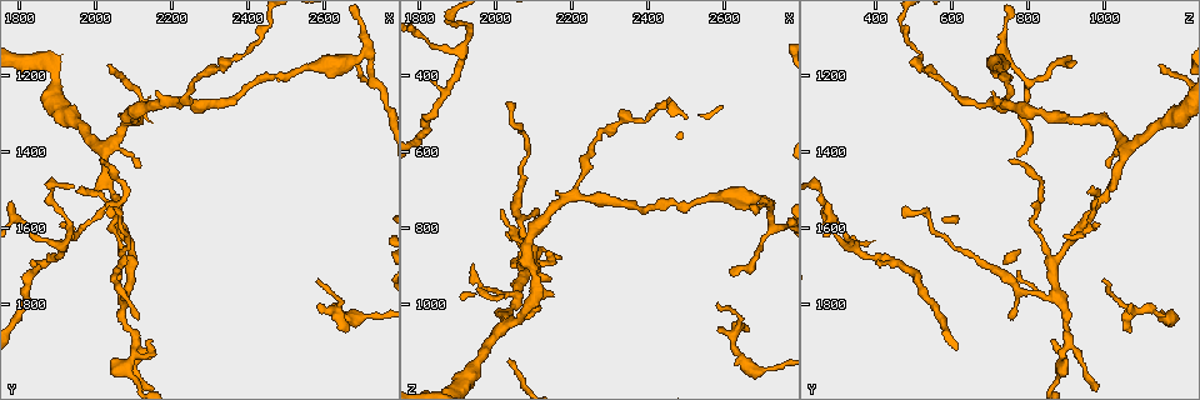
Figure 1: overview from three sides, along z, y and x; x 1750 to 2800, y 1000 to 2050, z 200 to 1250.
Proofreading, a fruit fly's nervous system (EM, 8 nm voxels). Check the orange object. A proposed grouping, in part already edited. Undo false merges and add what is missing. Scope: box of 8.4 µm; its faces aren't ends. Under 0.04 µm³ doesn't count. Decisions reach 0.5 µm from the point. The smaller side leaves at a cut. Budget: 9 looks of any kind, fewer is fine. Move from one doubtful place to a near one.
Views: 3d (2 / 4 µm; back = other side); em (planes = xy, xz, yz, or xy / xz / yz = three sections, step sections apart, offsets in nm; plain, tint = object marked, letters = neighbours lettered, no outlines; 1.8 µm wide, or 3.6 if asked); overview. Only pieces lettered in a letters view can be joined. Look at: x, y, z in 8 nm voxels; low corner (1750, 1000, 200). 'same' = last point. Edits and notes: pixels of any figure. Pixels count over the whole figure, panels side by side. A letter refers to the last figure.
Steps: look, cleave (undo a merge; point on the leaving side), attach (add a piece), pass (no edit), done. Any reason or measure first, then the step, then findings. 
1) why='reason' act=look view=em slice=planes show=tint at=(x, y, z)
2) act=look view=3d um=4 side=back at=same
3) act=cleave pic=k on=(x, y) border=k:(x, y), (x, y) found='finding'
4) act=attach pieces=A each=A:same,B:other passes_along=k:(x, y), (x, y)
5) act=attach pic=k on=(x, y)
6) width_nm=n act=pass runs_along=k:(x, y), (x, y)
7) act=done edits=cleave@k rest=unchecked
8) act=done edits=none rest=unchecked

why='a fork' act=look view=3d um=4 at=(2085, 1765, 870)

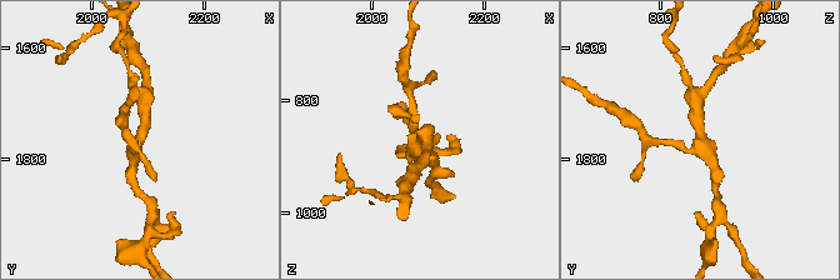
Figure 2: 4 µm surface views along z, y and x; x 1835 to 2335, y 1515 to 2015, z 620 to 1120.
arms=3 why='need the tissue' act=look view=em slice=planes show=letters at=(2080, 1770, 870)

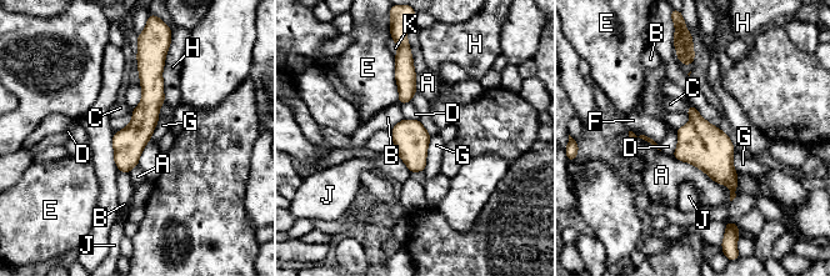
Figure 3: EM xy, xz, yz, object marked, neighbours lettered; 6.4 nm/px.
longest_contact=A:480nm act=pass each=A:other,B:other,C:other,D:other,E:other,F:other,G:other,H:other,J:other,K:other runs_along=3:(141, 63), (149, 108), (125, 169) found='one neuron here'

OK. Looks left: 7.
why='tapers out' act=look view=3d um=2 at=(2010, 1425, 755)

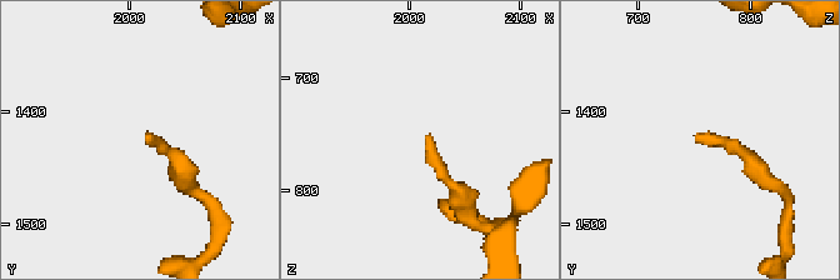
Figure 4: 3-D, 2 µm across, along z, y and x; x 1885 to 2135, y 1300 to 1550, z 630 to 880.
why='now the EM' act=look view=em slice=planes show=tint at=(2018, 1424, 750)

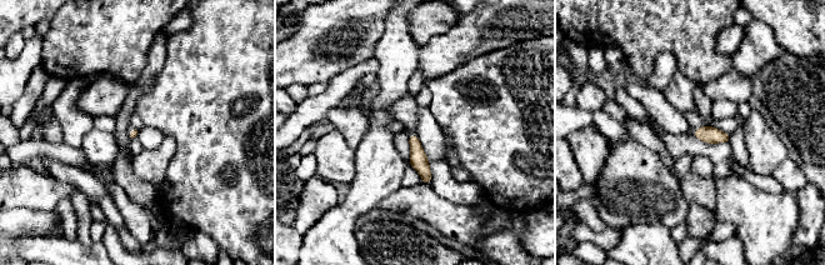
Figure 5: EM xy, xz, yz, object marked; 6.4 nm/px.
why='what lies round it' act=look view=em slice=planes show=letters at=same

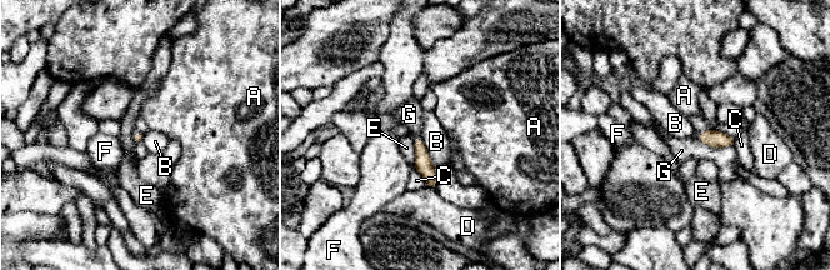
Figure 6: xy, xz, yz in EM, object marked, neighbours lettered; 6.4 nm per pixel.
longest_contact=G:240nm act=pass each=A:other,B:other,C:other,D:other,E:other,F:other,G:other runs_along=6:(418, 141), (423, 164), (433, 184) found='none of them fits'

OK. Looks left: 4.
why='three-way junction' act=look view=3d um=4 at=(2010, 1395, 1065)

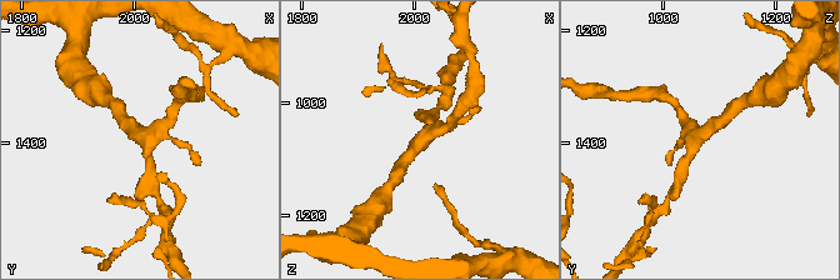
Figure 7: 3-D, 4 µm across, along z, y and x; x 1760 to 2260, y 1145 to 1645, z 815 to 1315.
act=look view=em slice=xy step=16 show=letters at=(2015, 1385, 1055)

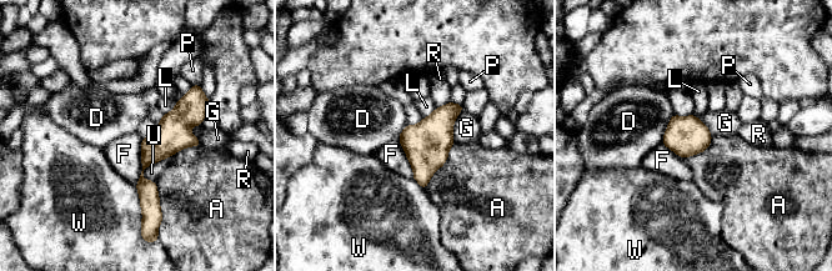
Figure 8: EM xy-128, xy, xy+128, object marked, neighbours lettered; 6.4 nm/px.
longest_contact=A:360nm act=pass each=A:other,D:other,F:other,G:other,L:other,P:other,R:other,U:other,W:other border=8:(141, 139), (141, 174), (135, 184) found='all the same neuron'

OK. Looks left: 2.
why='sharp bend' act=look view=em slice=planes show=letters at=(2705, 1145, 730)

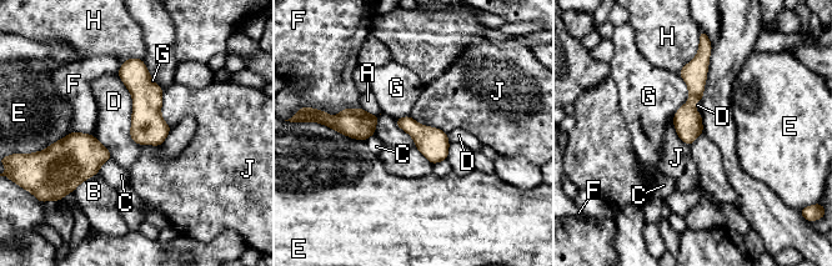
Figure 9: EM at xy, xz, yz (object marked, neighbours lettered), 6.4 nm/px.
act=pass each=A:other,B:other,C:other,D:other,E:other,F:other,G:other,H:other,J:other border=9:(116, 74), (140, 145) found='all the same neuron'

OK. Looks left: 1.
act=done edits=none rest=unchecked

